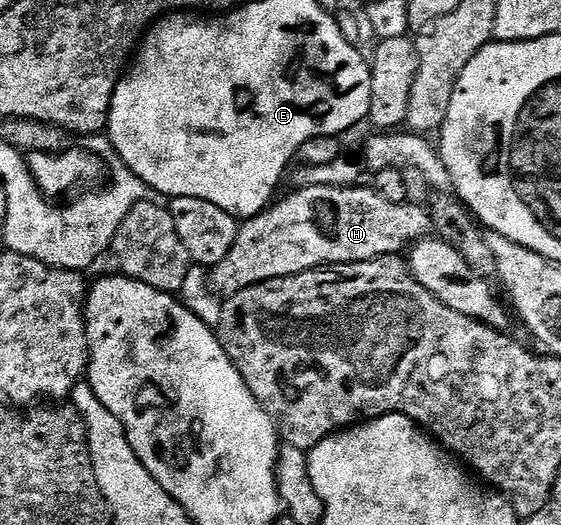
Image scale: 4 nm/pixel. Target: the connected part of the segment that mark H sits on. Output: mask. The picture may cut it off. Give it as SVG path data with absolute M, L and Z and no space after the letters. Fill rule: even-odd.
M300 186L295 189L297 192L285 200L277 199L257 216L243 221L234 246L230 246L230 254L226 254L222 262L211 265L210 279L213 288L221 297L227 298L255 284L302 274L326 264L353 264L376 260L379 256L394 256L411 249L419 240L433 235L431 214L425 205L386 202L386 198L382 198L375 187L364 187Z

